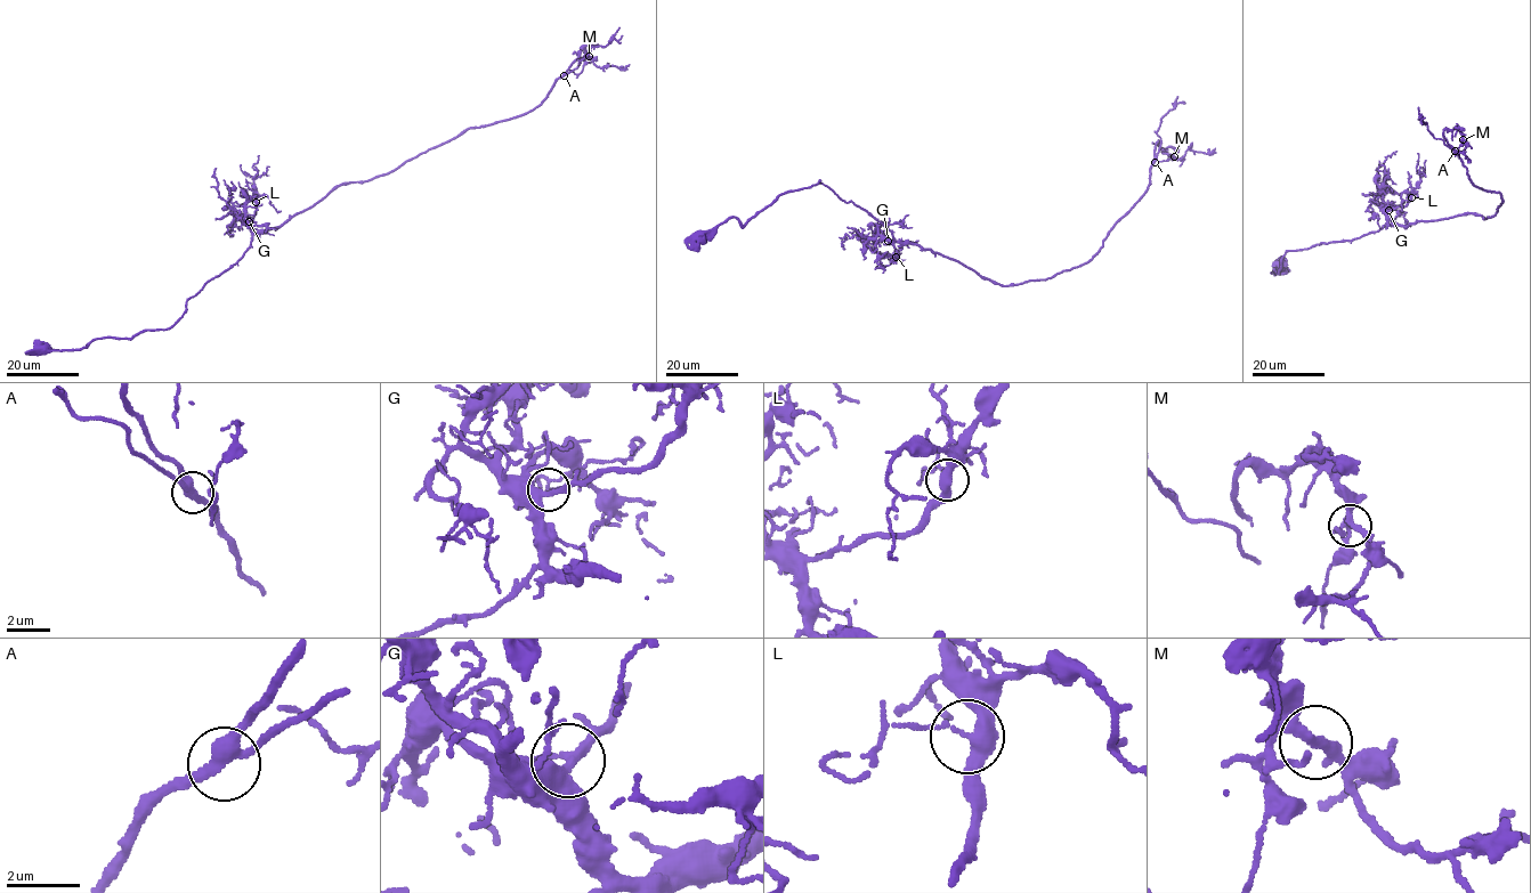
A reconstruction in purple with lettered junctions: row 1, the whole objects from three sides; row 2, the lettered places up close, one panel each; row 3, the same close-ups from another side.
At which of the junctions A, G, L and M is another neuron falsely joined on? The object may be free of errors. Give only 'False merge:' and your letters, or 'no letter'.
False merge: no letter

